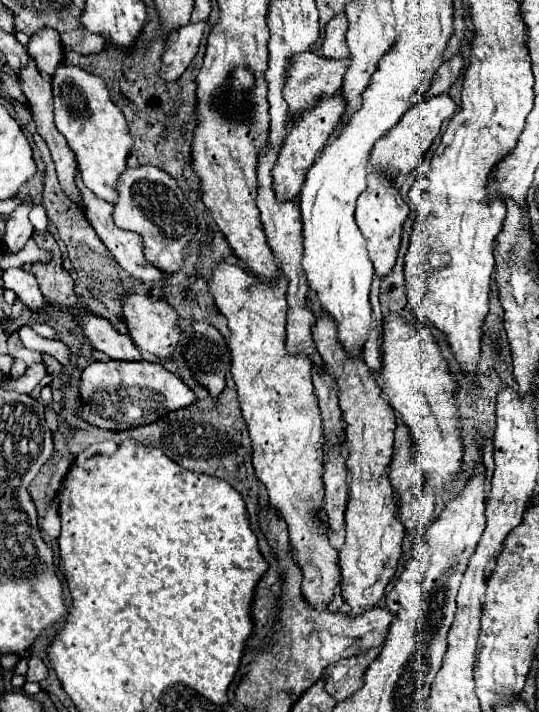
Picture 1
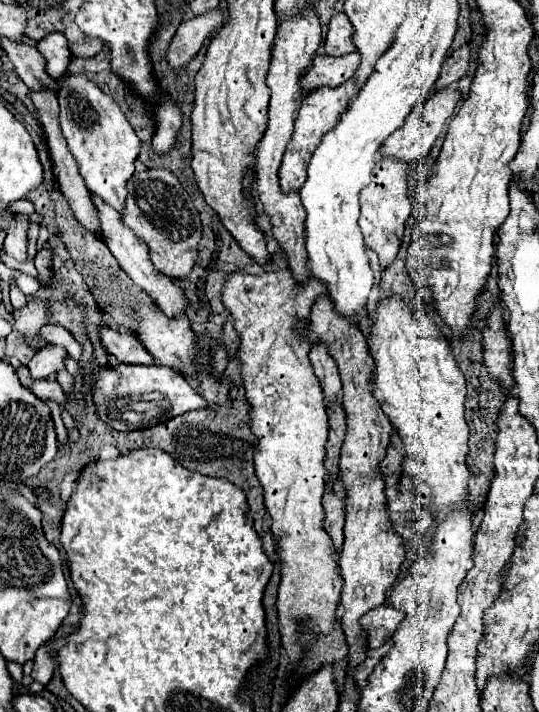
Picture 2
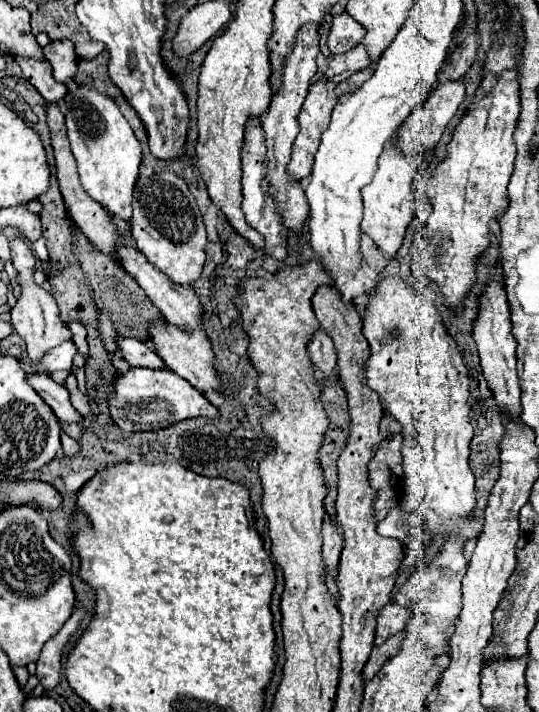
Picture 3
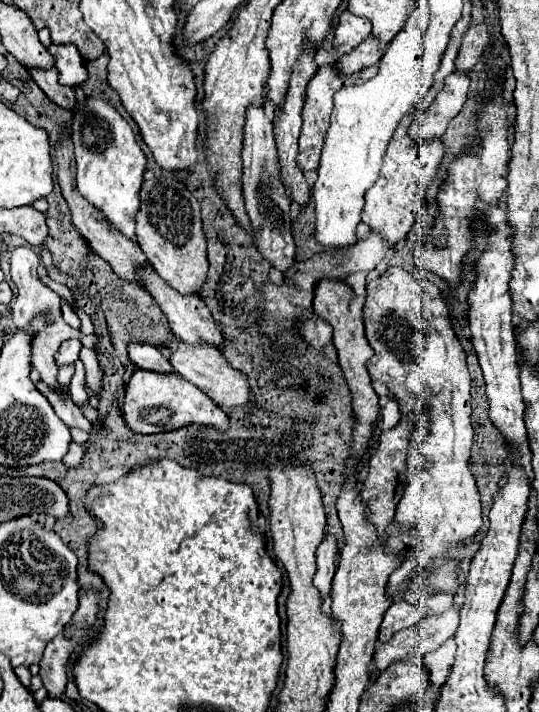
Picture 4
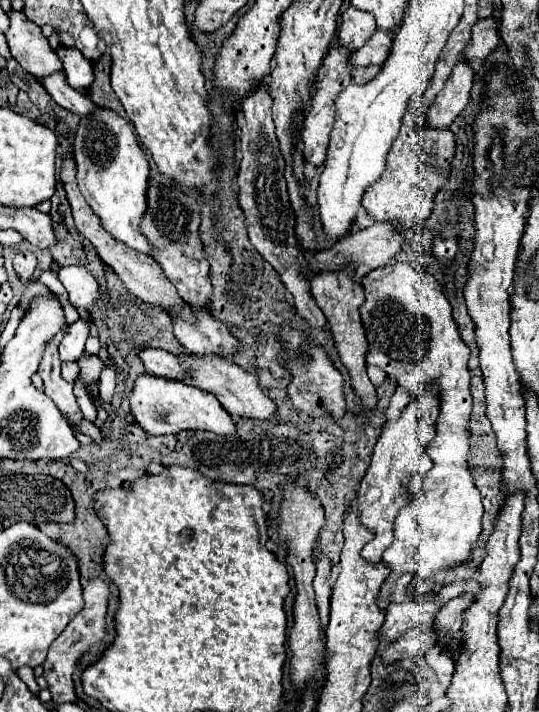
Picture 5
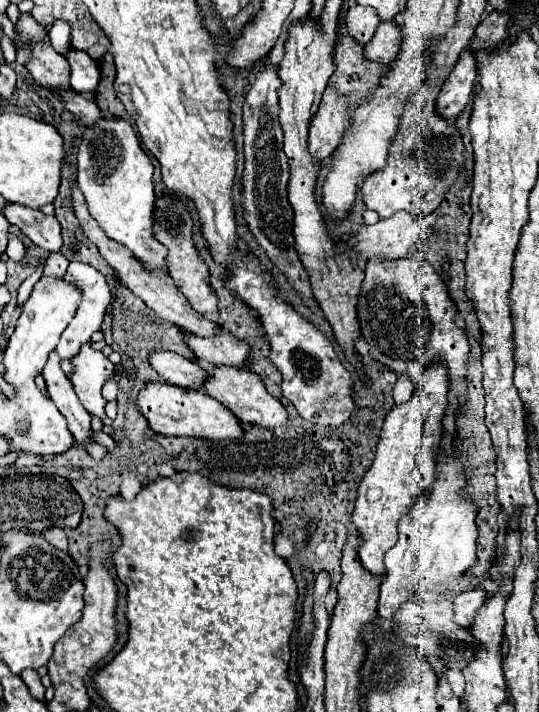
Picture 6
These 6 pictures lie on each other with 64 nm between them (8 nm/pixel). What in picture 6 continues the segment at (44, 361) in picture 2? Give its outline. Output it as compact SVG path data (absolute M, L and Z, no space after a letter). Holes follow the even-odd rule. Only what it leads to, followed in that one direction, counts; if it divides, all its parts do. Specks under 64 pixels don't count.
M70 262L68 272L66 272L66 280L72 282L72 284L78 284L78 286L84 290L84 300L82 300L82 304L80 304L80 308L78 308L74 320L68 324L68 328L64 330L64 334L62 334L62 338L60 338L60 344L58 344L58 348L56 348L56 352L60 354L60 358L72 358L72 356L80 350L80 346L82 346L84 342L88 342L90 336L102 328L104 316L106 316L108 306L110 306L110 302L112 302L112 290L110 290L110 286L108 286L106 276L104 276L100 270L96 270L96 268L88 266L88 264Z

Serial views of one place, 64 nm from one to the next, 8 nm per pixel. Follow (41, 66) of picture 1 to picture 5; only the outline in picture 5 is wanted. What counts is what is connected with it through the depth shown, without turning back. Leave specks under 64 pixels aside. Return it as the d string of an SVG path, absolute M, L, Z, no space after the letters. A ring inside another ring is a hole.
M60 46L56 50L56 54L60 56L60 60L64 62L64 74L66 80L72 88L86 92L92 82L94 82L94 66L88 58L84 58L84 54L76 48L64 48Z

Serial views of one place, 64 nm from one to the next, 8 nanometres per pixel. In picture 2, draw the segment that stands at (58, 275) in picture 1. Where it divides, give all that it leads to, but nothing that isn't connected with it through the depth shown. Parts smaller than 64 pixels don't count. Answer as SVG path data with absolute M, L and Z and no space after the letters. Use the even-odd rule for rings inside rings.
M44 248L44 250L40 252L40 256L34 258L36 268L38 268L38 272L40 272L40 282L48 282L48 278L50 278L50 256L52 256L50 250Z

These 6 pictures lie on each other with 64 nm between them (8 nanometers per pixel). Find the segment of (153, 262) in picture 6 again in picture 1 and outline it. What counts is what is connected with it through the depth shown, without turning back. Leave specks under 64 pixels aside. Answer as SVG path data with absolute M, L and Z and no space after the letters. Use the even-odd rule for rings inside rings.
M62 64L52 78L54 92L54 118L56 128L68 140L68 146L76 154L80 176L96 196L116 204L116 180L120 180L124 168L128 168L128 156L134 146L126 118L122 110L110 100L106 84L102 78L88 74L78 66Z

